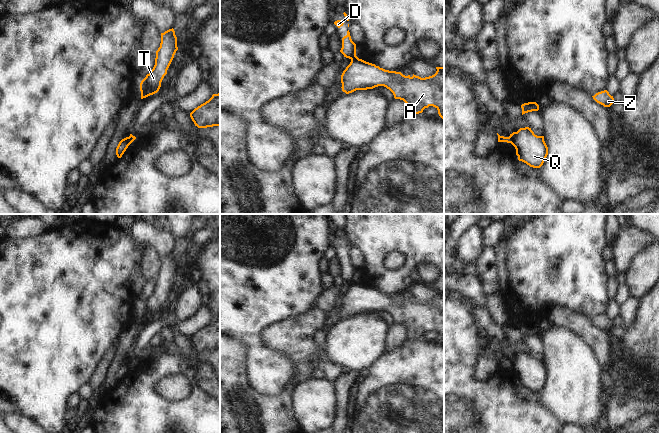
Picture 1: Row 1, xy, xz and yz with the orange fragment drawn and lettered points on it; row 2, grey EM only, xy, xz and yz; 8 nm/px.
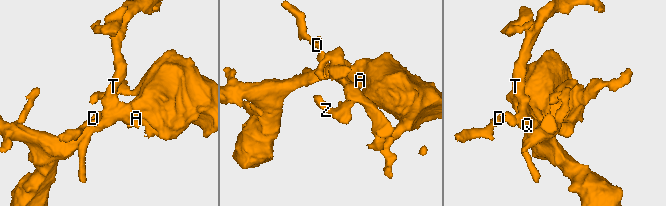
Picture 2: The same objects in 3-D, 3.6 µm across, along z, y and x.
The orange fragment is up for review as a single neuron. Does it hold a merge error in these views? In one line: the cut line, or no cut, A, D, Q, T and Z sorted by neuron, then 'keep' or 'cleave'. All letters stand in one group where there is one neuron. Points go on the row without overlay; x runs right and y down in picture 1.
yz (508, 361), (510, 366) | A Q T Z / D | cleave

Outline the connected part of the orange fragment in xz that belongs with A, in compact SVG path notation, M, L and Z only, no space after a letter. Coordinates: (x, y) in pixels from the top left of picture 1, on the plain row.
M355 280L341 299L341 312L349 318L356 314L384 310L393 317L395 323L406 327L408 338L416 339L433 330L444 344L444 291L436 293L436 297L429 301L421 302L414 298L411 301L385 294Z

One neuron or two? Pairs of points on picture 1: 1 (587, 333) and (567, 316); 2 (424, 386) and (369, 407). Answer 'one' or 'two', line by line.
1: one
2: one

